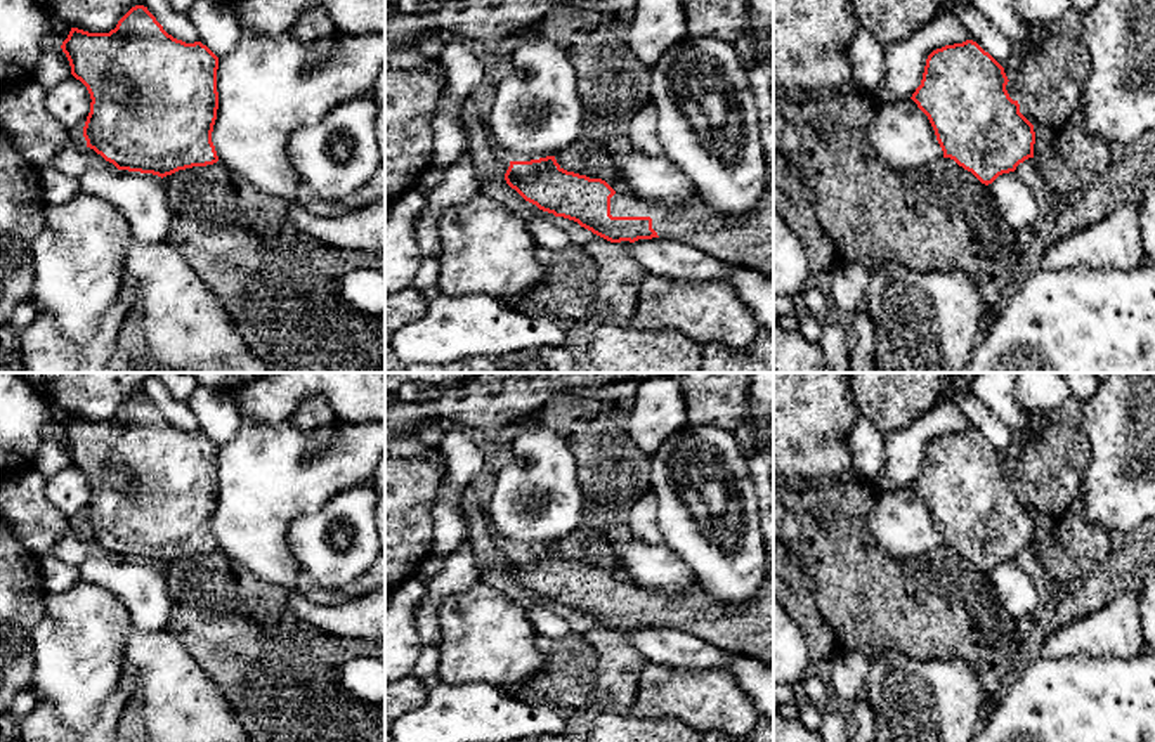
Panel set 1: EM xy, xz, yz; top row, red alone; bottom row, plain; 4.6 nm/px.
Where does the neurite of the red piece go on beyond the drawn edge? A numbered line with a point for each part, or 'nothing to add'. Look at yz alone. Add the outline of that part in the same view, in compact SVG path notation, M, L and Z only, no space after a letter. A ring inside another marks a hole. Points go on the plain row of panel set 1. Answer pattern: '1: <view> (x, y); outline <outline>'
nothing to add

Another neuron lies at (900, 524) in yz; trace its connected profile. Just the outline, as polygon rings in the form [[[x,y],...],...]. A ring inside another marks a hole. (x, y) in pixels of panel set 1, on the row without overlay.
[[[912,487],[876,492],[872,508],[862,518],[865,536],[893,560],[921,558],[943,546],[928,504]]]

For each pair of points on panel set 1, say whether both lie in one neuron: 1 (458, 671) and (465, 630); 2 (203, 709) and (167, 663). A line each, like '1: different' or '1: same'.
1: same
2: same

